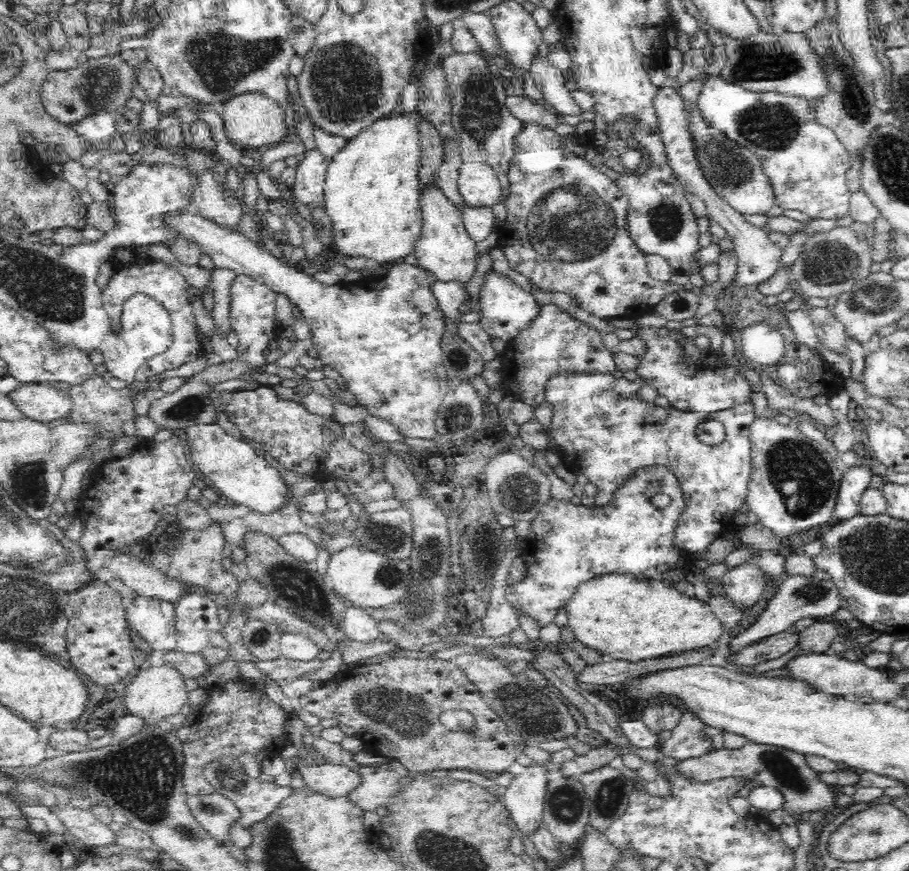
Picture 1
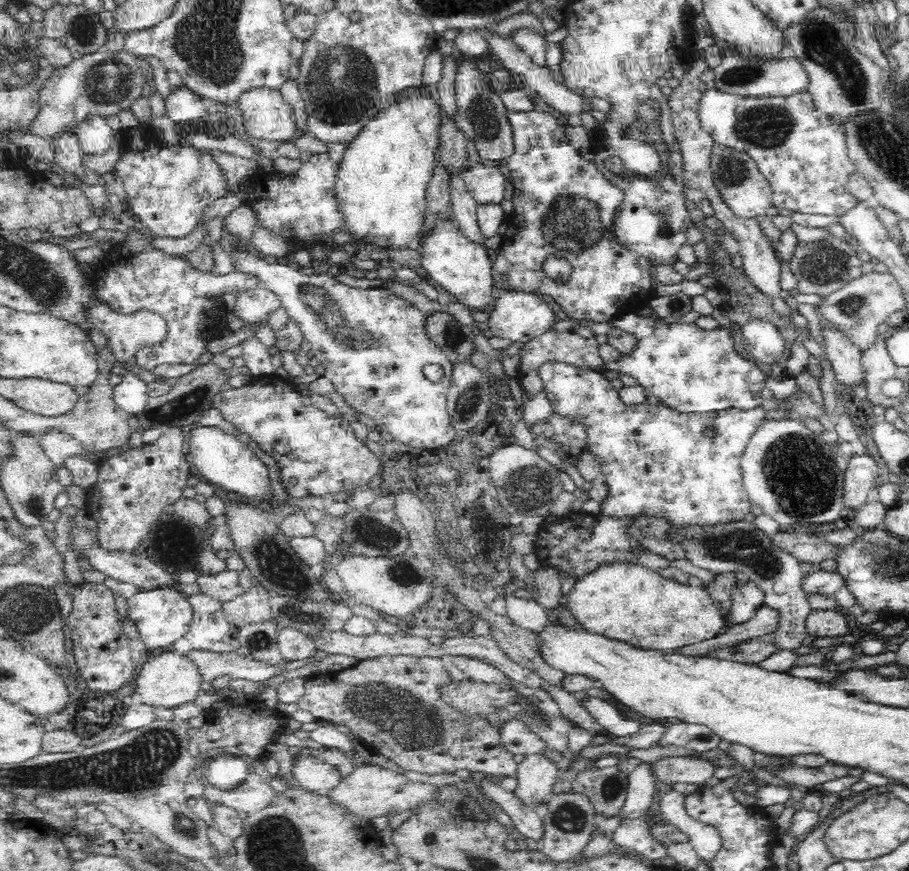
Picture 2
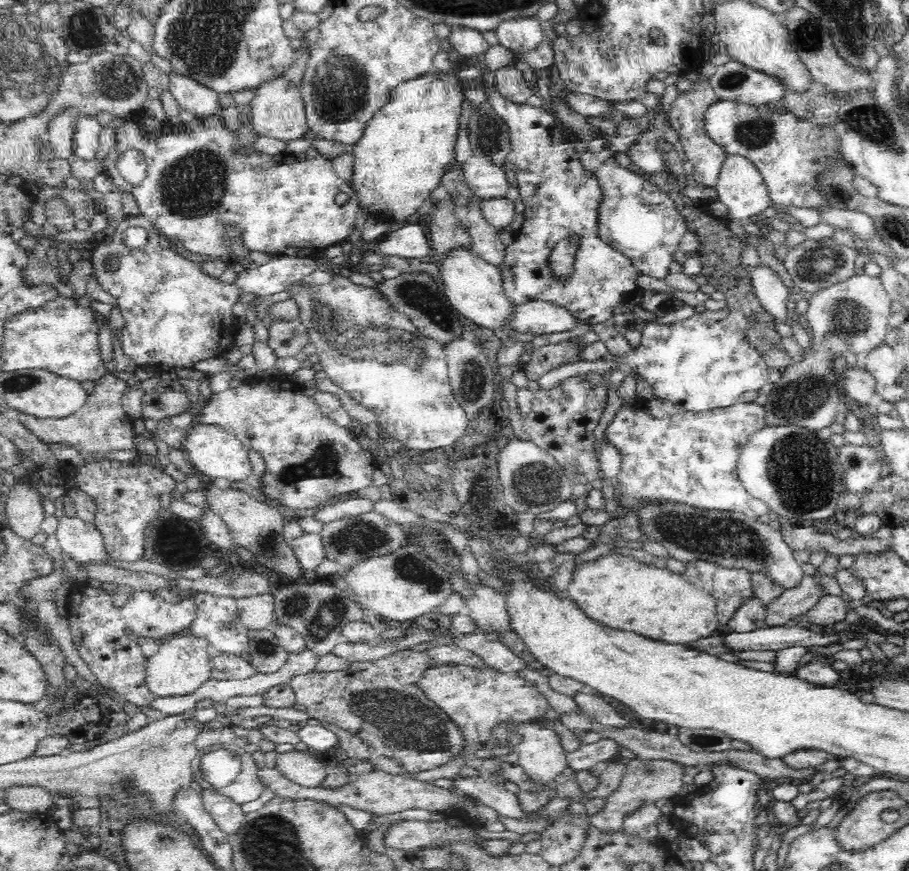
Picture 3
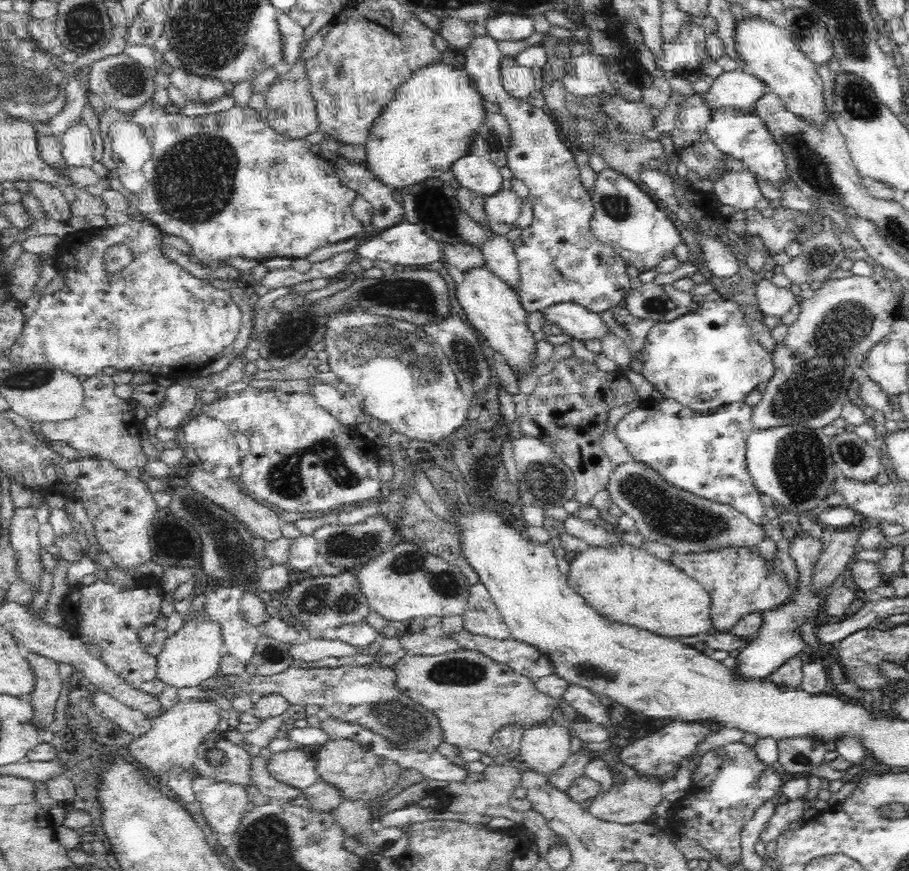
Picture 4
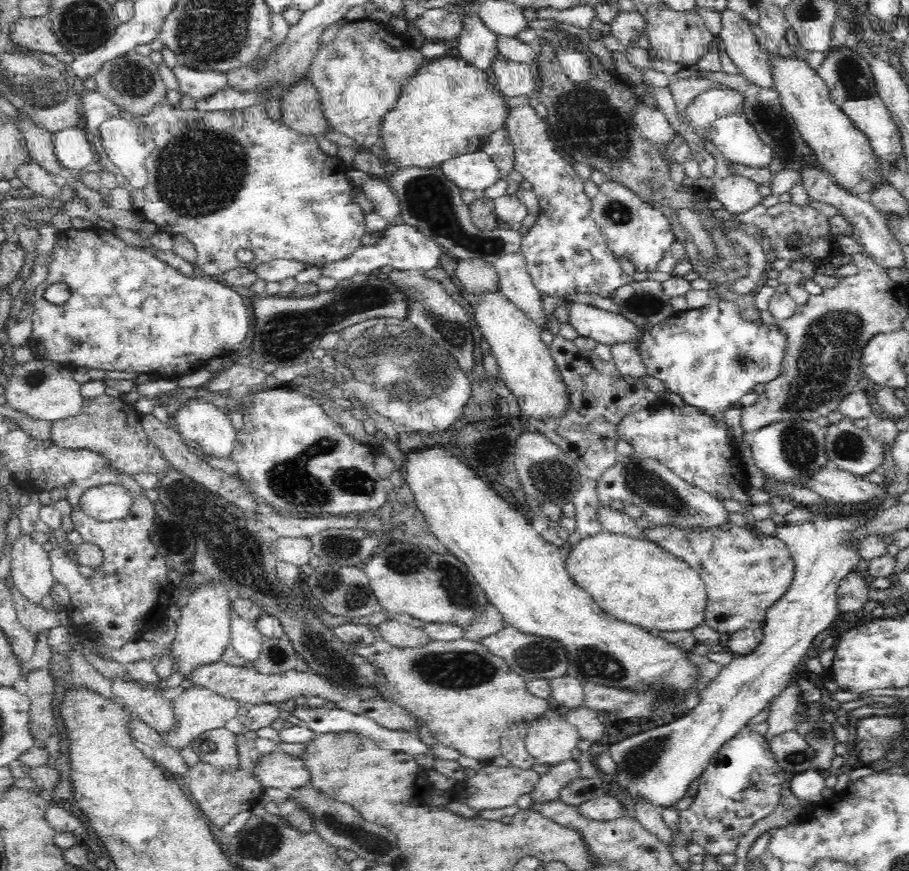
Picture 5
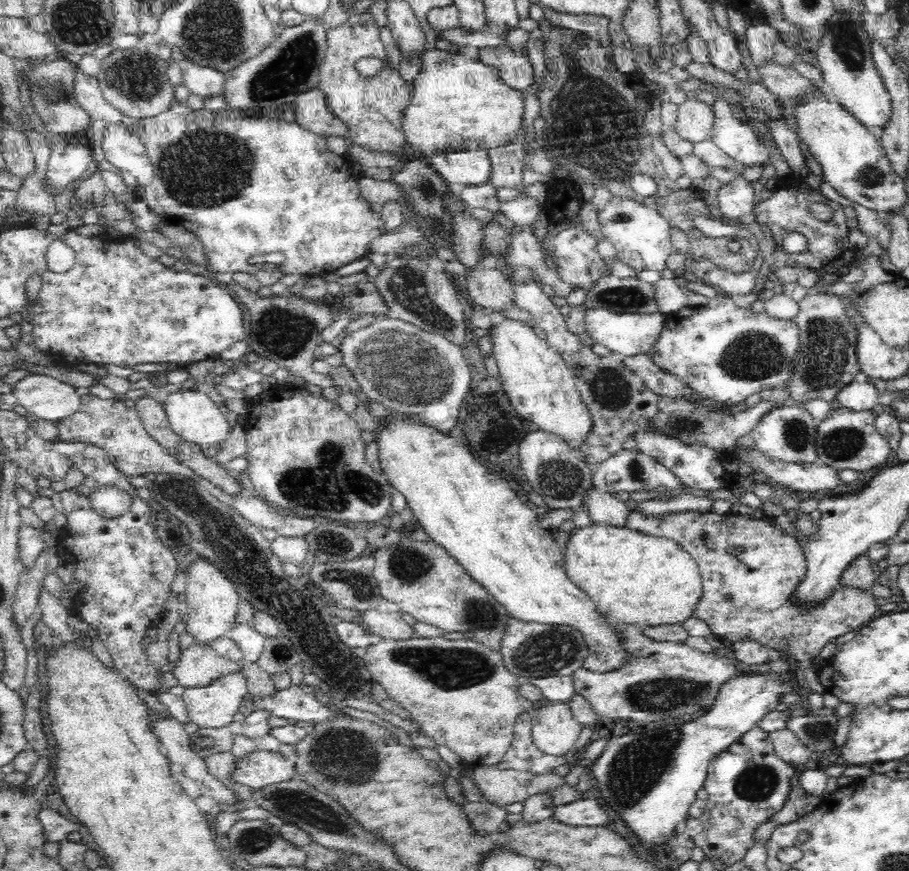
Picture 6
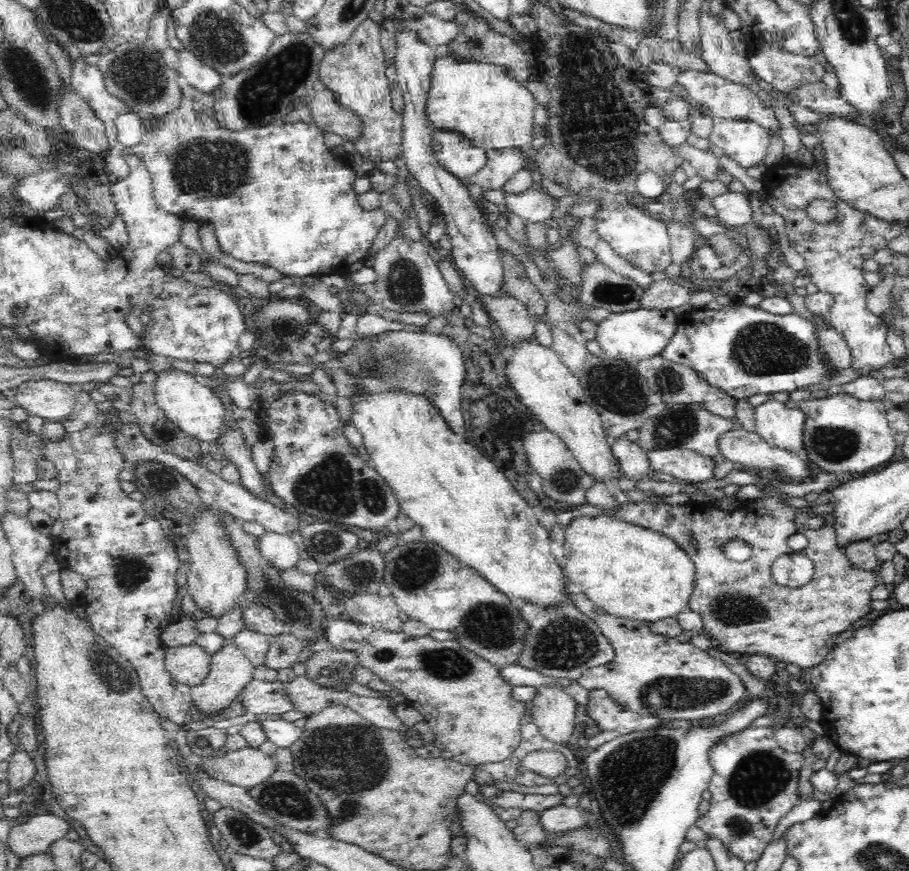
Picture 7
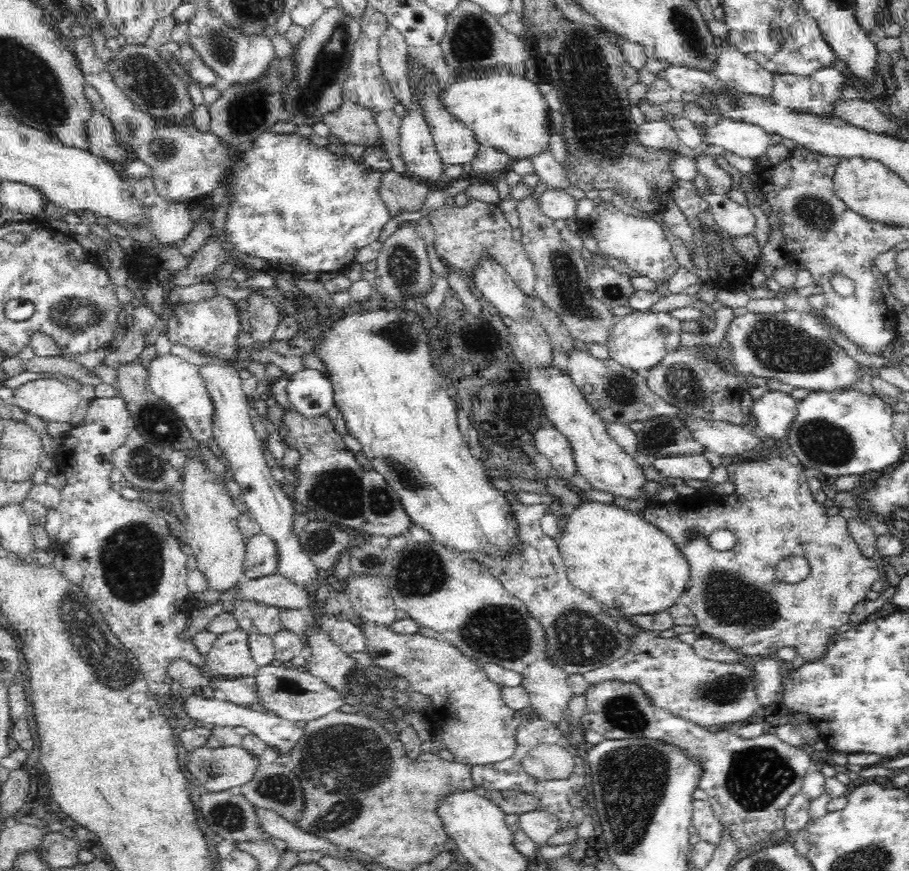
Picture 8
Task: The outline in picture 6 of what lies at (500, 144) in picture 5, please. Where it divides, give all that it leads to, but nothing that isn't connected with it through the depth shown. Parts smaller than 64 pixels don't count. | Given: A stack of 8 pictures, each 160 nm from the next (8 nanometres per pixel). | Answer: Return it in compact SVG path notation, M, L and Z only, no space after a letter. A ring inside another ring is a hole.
M521 141L488 149L487 153L492 163L490 183L496 188L514 188L522 193L526 186L522 183L524 150Z

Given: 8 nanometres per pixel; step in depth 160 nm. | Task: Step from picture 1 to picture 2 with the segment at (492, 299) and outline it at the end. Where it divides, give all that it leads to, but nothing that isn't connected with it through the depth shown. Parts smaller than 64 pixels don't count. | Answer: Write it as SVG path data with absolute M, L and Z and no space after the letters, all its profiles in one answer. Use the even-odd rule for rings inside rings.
M498 290L498 299L489 312L488 324L485 328L493 332L493 336L510 340L510 342L528 342L551 327L556 313L538 294L521 290Z

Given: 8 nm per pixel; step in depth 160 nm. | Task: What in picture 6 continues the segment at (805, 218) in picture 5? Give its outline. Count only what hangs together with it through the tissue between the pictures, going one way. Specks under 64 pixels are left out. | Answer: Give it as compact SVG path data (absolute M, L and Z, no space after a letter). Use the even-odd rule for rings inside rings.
M791 177L791 182L786 188L774 188L773 194L769 199L761 200L759 204L753 206L752 214L756 224L768 226L772 230L775 244L779 247L782 237L787 232L800 232L808 239L808 250L800 252L800 254L790 254L794 261L792 266L796 264L804 264L804 266L814 270L819 278L822 276L834 276L840 279L842 268L849 268L854 264L855 254L860 250L848 239L849 229L847 227L847 217L844 214L844 207L836 202L828 199L822 193L811 189L803 191L800 189L800 182ZM812 202L820 202L832 208L832 216L830 220L820 220L810 212Z

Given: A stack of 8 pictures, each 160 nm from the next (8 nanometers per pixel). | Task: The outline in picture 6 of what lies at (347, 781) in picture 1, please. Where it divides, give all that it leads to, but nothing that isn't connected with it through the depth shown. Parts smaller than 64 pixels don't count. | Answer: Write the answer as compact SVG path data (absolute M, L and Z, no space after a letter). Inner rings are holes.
M261 748L236 762L232 779L253 789L288 782L296 776L296 763L290 762L279 751L264 751Z

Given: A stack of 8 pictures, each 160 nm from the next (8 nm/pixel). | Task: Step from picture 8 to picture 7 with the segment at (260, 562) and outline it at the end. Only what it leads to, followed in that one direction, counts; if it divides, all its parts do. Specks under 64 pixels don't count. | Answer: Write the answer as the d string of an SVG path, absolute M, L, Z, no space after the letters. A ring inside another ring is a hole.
M265 531L260 536L260 547L263 556L280 570L296 567L304 552L301 543L296 543L289 535L270 531Z

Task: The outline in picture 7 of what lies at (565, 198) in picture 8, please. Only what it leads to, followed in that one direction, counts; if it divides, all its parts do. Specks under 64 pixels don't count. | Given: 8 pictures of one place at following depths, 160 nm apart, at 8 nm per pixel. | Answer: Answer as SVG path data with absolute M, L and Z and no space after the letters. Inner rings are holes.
M526 189L514 194L505 193L505 204L509 213L527 224L538 224L552 218L556 210L556 198L542 189Z

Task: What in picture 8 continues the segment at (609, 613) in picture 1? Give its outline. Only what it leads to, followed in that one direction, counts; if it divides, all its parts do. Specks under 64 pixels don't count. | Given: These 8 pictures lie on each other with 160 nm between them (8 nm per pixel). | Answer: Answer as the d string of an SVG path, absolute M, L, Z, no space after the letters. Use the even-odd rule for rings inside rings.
M586 500L567 515L566 524L556 540L569 581L583 590L599 605L618 610L628 617L660 614L679 603L690 578L690 566L675 542L655 526L648 524L637 512L597 501Z

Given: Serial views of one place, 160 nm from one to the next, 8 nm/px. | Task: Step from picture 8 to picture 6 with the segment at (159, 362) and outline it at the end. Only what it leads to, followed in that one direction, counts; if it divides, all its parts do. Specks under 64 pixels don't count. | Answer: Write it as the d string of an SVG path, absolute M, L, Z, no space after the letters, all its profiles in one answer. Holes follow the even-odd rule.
M184 389L170 393L163 404L165 414L170 422L170 429L184 441L200 448L216 447L226 441L231 434L230 422L224 415L220 404L212 401L203 391Z

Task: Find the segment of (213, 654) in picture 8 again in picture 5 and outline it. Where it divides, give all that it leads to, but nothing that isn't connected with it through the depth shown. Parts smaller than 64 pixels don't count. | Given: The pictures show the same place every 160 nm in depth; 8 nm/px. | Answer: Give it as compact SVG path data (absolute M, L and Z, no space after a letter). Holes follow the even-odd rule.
M192 686L173 698L174 726L161 734L161 744L174 750L184 750L194 738L208 730L223 727L229 720L240 717L240 707L235 700L220 697L210 689Z

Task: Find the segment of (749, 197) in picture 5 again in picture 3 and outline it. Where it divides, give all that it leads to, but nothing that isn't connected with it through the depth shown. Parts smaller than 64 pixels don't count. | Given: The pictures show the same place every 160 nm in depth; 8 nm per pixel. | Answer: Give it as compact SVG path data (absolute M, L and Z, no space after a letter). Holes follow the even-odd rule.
M727 153L724 157L724 162L719 170L716 190L718 200L728 207L728 217L726 219L728 222L747 224L752 216L762 214L772 204L770 191L768 191L768 185L764 181L764 177L751 160L742 155Z

